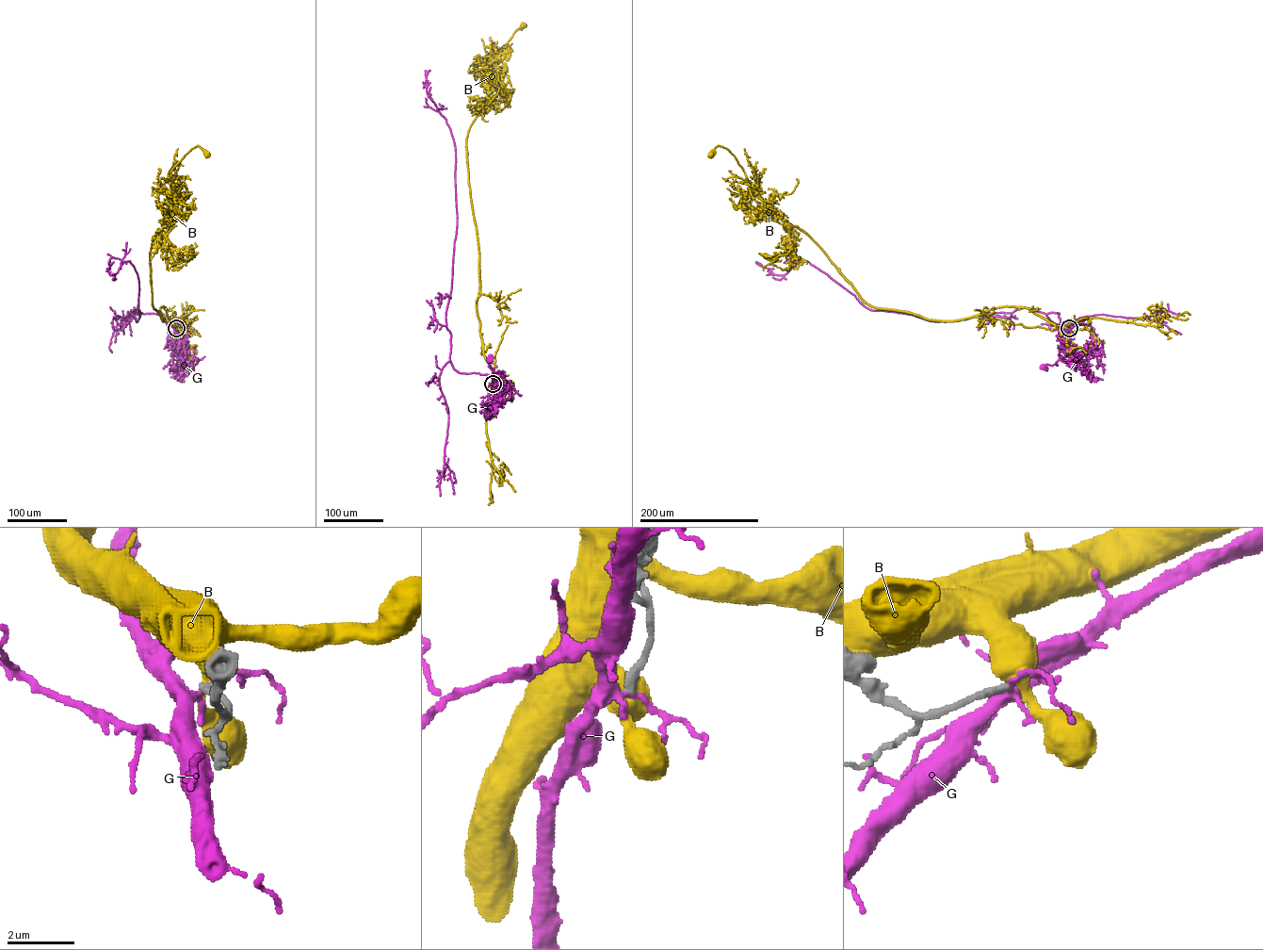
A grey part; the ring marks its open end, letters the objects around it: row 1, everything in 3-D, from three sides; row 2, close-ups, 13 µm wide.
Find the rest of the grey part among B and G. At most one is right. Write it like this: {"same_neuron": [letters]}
{"same_neuron": []}

